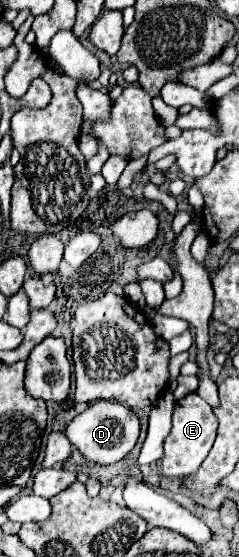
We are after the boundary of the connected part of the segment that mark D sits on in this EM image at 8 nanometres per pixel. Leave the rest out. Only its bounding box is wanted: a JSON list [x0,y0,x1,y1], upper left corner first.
[66,400,140,464]

